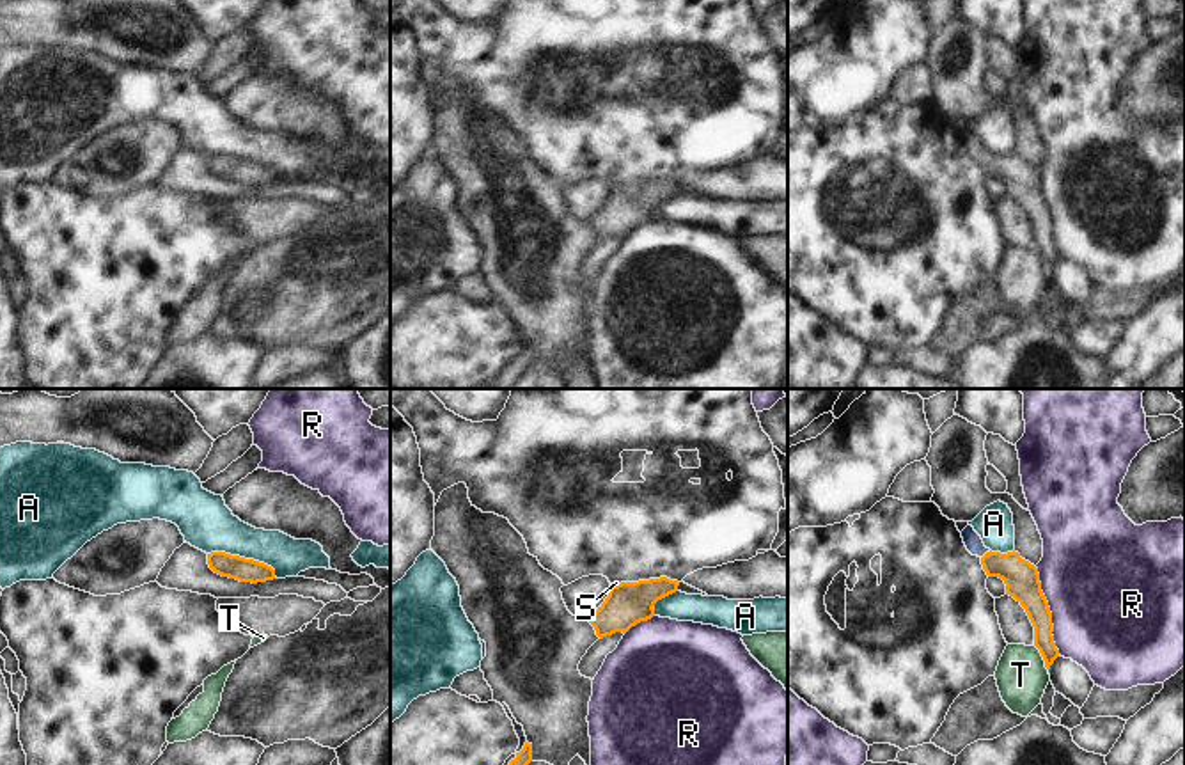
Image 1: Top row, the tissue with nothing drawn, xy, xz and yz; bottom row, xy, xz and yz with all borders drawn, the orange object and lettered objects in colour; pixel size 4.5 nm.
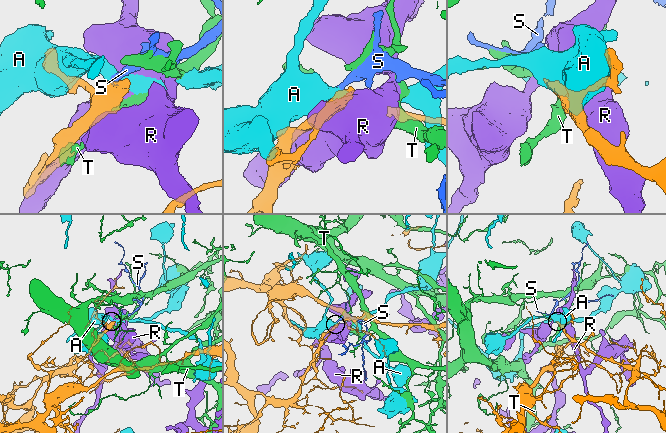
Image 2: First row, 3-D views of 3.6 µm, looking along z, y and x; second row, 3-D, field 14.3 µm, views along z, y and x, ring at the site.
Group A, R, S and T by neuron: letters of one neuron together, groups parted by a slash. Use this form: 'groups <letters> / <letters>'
groups A / R / S / T

